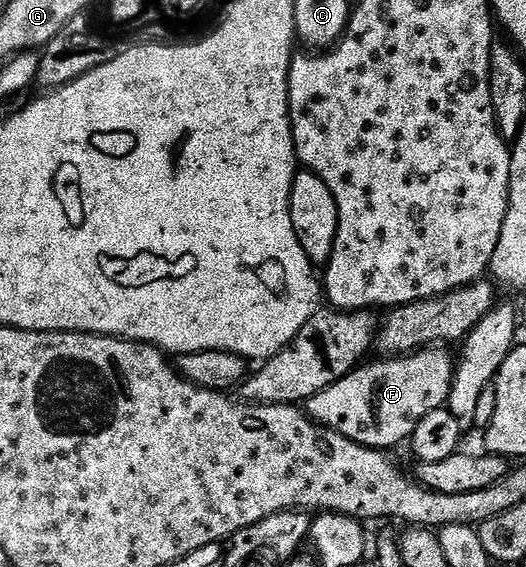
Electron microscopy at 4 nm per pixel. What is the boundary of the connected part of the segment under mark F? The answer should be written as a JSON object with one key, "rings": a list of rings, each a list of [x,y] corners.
{"rings":[[[429,346],[407,356],[379,358],[373,364],[357,366],[349,376],[343,376],[309,398],[306,411],[323,428],[350,438],[350,442],[392,450],[403,440],[404,443],[411,441],[418,422],[422,422],[426,414],[447,405],[454,360],[444,352],[447,351],[443,347]]]}

